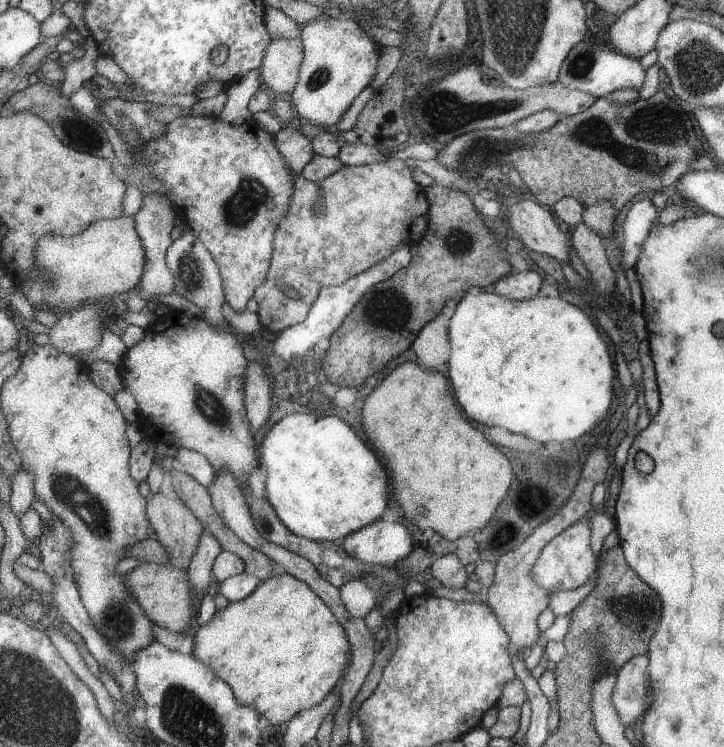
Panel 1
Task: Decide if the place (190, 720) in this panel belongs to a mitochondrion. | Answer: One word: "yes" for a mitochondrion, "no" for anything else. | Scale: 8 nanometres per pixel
yes

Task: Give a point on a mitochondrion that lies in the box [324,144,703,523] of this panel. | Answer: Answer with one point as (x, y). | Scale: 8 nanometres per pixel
(457, 240)

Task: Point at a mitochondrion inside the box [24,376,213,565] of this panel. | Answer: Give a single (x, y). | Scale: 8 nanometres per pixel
(67, 488)

